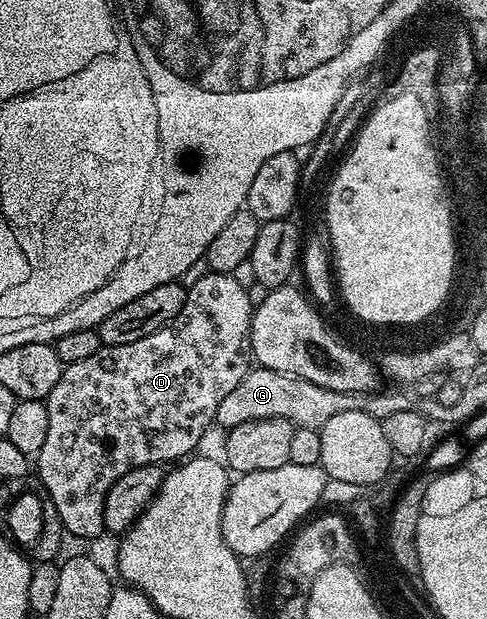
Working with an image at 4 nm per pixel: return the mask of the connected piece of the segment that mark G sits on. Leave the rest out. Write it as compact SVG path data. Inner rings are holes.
M252 366L242 382L238 382L238 386L234 386L234 390L230 390L226 398L222 398L222 406L218 406L215 423L221 424L221 429L227 430L262 418L286 418L297 428L321 429L326 422L330 422L330 418L334 418L334 414L361 412L382 421L390 418L390 414L395 414L397 410L410 410L414 407L413 401L408 400L404 392L383 392L326 390L326 386L314 386L314 382L306 382L288 372Z

